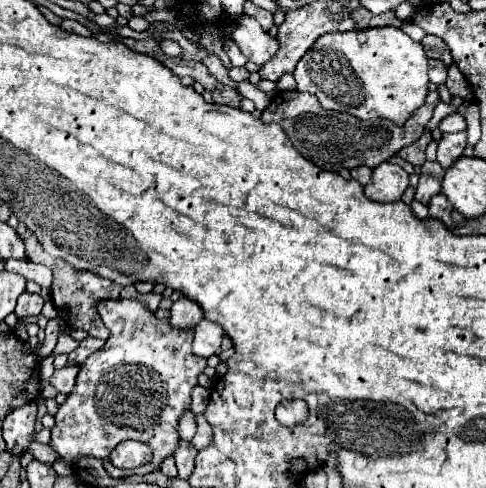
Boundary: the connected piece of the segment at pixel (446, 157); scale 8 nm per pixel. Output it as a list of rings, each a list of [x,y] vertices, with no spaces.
[[[466,132],[458,134],[442,134],[442,140],[438,142],[438,162],[442,168],[450,168],[454,160],[458,160],[466,148]]]

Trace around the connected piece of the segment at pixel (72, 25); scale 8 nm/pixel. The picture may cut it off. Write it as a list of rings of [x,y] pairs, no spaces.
[[[62,20],[60,28],[62,28],[62,30],[66,30],[66,32],[80,34],[80,36],[92,36],[92,32],[90,32],[86,26],[82,26],[80,22],[76,22],[76,20]]]

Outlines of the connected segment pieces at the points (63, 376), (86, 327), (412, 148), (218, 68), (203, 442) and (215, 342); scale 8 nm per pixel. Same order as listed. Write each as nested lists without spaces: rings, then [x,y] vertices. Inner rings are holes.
[[[64,366],[62,370],[54,372],[50,384],[62,394],[70,394],[70,390],[74,388],[76,376],[78,376],[78,366]]]
[[[20,222],[20,226],[16,228],[16,232],[24,238],[24,244],[26,244],[26,256],[28,256],[32,262],[40,262],[40,264],[48,266],[48,268],[54,272],[54,282],[52,282],[52,302],[54,302],[54,306],[58,308],[58,318],[64,320],[68,326],[80,328],[80,330],[88,332],[88,336],[108,340],[110,332],[108,332],[108,328],[104,326],[104,322],[98,320],[98,310],[96,310],[96,306],[98,306],[100,302],[108,300],[108,298],[140,298],[140,300],[144,300],[144,302],[148,304],[150,312],[156,312],[156,308],[158,308],[158,304],[160,304],[160,300],[162,300],[160,296],[156,296],[156,294],[146,294],[146,296],[142,296],[142,294],[136,294],[134,286],[120,288],[120,286],[116,286],[116,284],[110,284],[108,294],[98,294],[98,288],[100,288],[100,286],[102,286],[102,288],[106,286],[106,282],[102,282],[100,276],[90,274],[90,272],[76,272],[76,270],[72,270],[64,260],[46,254],[46,252],[42,250],[40,242],[36,240],[36,236],[34,236],[22,222]]]
[[[425,130],[422,136],[420,136],[420,140],[416,140],[414,144],[410,144],[406,148],[402,148],[402,152],[398,152],[398,156],[408,160],[414,166],[422,166],[426,162],[426,146],[430,144],[431,140],[431,132]]]
[[[210,54],[210,56],[204,60],[204,66],[208,68],[208,72],[210,72],[214,78],[218,78],[218,82],[222,82],[222,84],[228,84],[228,86],[236,88],[236,82],[234,82],[234,80],[230,80],[228,70],[222,66],[222,62],[220,62],[220,58],[218,58],[218,56]]]
[[[202,414],[196,416],[196,424],[198,424],[198,432],[196,432],[196,436],[192,438],[192,444],[194,444],[198,450],[202,450],[202,448],[206,448],[206,446],[212,444],[212,428],[210,428],[210,424],[206,422],[206,418],[204,418]]]
[[[202,320],[202,324],[196,326],[196,336],[192,342],[194,356],[208,358],[208,356],[216,354],[222,346],[222,338],[224,338],[224,332],[218,324],[214,324],[210,320]]]

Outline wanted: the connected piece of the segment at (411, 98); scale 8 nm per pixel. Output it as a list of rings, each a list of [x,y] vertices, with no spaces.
[[[382,26],[382,28],[370,28],[360,32],[334,32],[324,34],[316,40],[314,48],[302,56],[294,70],[294,78],[300,92],[314,94],[322,108],[346,112],[360,120],[374,120],[374,118],[386,118],[394,124],[406,124],[406,120],[414,114],[416,108],[420,108],[426,102],[428,96],[428,62],[430,56],[426,54],[424,46],[420,42],[414,42],[408,34],[404,34],[400,28],[394,26]]]

